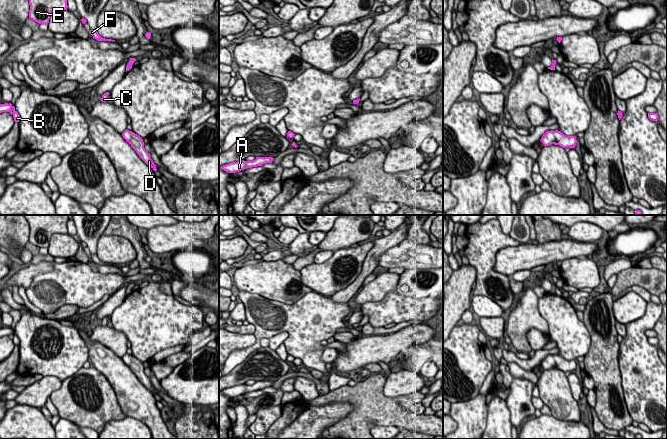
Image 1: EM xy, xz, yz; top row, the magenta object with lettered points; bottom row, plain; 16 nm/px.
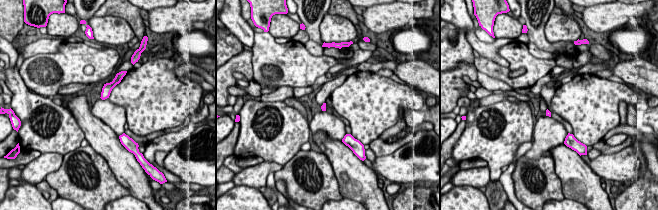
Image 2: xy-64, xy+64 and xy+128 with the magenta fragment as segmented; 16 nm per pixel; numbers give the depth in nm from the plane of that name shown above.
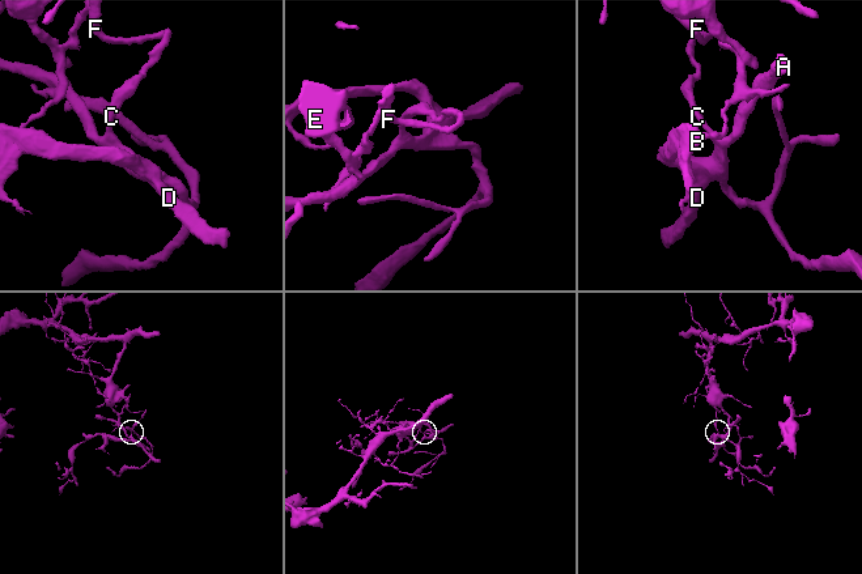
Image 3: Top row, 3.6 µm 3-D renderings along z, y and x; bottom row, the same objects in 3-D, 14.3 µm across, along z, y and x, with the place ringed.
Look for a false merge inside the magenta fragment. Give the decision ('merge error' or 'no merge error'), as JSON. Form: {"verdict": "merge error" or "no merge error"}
{"verdict": "merge error"}

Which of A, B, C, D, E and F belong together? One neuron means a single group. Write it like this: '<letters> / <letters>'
A B C D / E F

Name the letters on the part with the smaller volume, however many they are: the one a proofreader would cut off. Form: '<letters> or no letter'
A, B, C, D

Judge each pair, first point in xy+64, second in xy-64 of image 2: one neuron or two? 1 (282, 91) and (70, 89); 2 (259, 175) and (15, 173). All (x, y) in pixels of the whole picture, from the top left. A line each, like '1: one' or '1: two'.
1: one
2: two

